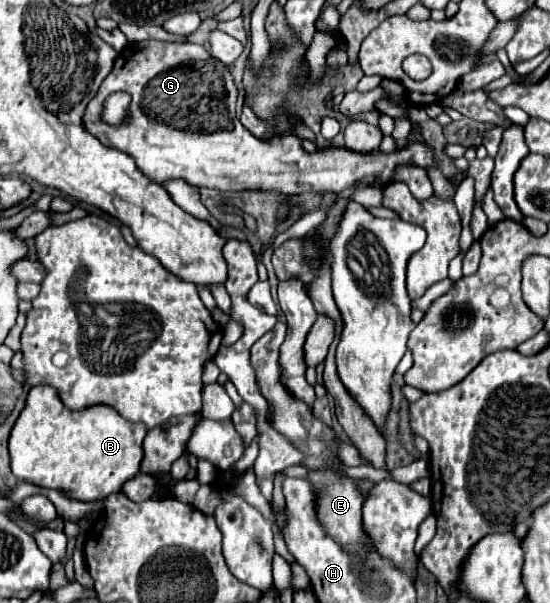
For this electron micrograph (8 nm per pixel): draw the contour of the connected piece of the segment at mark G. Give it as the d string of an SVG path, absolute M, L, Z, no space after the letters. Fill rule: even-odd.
M129 43L119 53L113 71L103 81L95 99L87 105L83 127L103 145L131 155L137 167L157 183L183 179L191 187L217 191L277 189L283 195L299 195L303 191L339 193L365 175L379 175L381 181L391 181L393 171L403 163L423 169L435 165L431 149L425 143L413 143L389 155L381 151L365 155L351 153L345 147L305 153L295 133L261 141L245 131L239 119L233 119L233 129L227 130L227 107L235 107L237 95L239 91L229 69L201 45ZM115 91L131 95L131 109L127 111L127 121L111 127L101 121L101 111L103 101Z

